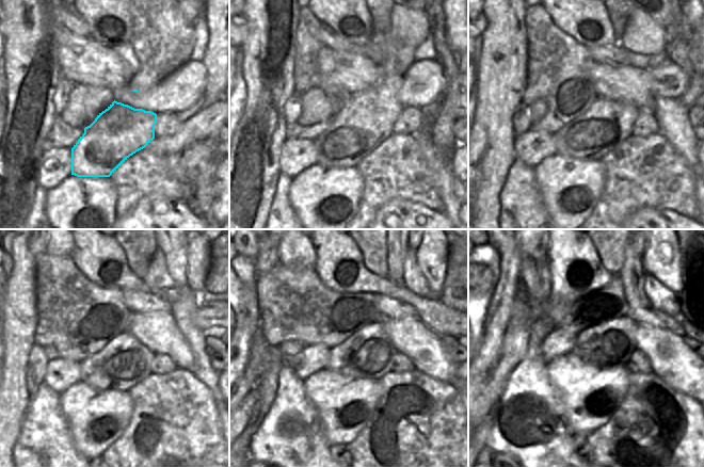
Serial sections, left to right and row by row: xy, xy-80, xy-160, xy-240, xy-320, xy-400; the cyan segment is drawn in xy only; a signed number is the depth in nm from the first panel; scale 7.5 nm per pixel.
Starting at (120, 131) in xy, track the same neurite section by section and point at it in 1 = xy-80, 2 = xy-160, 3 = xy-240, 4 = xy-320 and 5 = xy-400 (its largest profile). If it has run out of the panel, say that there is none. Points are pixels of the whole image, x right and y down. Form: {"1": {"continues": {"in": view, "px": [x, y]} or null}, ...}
{"1": {"continues": {"in": "xy-80", "px": [367, 118]}}, "2": {"continues": {"in": "xy-160", "px": [606, 123]}}, "3": {"continues": {"in": "xy-240", "px": [124, 361]}}, "4": {"continues": {"in": "xy-320", "px": [367, 354]}}, "5": {"continues": {"in": "xy-400", "px": [612, 342]}}}

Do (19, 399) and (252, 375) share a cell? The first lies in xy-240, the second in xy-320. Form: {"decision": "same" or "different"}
{"decision": "same"}

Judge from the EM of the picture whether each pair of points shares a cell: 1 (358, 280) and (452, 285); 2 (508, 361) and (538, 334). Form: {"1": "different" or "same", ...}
{"1": "different", "2": "different"}

